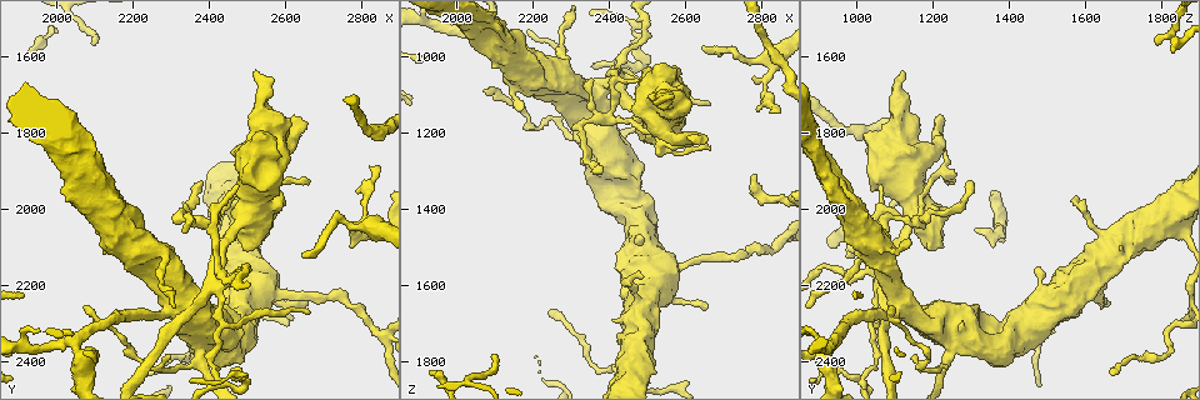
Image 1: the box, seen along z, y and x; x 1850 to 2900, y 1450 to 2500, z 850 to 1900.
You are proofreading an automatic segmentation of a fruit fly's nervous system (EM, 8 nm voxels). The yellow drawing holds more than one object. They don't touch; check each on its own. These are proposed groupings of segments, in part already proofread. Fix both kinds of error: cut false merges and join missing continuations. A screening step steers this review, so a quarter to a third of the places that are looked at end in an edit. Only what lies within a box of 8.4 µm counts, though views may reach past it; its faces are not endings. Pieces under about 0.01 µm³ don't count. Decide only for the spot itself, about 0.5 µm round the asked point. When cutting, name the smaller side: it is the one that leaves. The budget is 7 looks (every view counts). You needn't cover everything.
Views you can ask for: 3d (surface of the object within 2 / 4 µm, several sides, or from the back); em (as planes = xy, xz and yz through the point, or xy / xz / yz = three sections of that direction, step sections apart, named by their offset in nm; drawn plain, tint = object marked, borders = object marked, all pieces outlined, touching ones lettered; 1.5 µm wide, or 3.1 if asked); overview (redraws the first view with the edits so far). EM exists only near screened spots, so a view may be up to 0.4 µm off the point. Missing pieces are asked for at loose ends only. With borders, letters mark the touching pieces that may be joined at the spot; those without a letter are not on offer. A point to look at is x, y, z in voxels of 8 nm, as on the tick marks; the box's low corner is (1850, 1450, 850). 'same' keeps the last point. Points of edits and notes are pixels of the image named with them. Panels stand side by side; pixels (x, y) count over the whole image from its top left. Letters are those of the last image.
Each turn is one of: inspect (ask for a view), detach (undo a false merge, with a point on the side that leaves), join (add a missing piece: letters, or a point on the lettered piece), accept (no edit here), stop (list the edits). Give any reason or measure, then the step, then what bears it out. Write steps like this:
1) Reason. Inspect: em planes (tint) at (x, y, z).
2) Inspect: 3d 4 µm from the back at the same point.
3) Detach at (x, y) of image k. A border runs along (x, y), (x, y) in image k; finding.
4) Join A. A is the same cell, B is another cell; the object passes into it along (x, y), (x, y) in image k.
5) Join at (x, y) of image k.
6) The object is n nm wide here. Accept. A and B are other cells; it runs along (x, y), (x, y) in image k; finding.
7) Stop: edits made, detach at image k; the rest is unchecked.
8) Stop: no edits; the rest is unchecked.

Free end. Inspect: 3d 2 µm at (2645, 2125, 975).

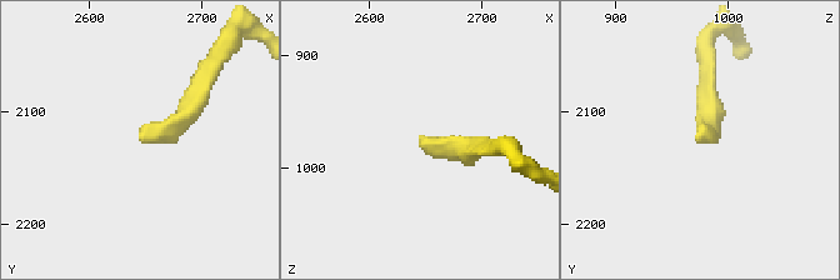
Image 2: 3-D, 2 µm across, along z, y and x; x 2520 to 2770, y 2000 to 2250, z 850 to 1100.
Inspect: em xy step 4 (tint) at (2644, 2124, 974).

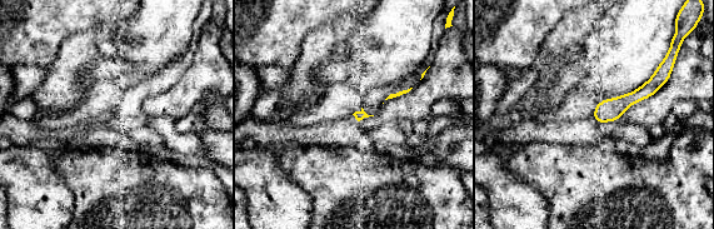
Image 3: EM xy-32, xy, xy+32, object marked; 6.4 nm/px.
Inspect: em planes (borders) at the same point.

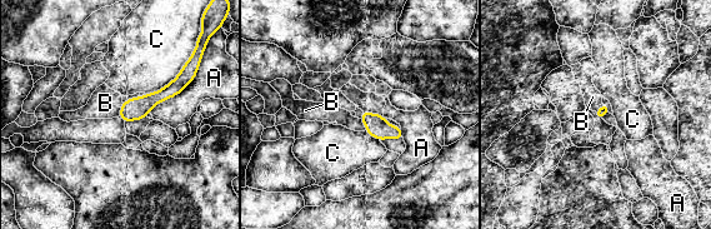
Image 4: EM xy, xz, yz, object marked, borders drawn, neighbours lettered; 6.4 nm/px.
The longest contact is with A, 400 nm. Join B. B is the same cell, A and C are other cells; the neuron continues.

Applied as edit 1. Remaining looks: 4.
Branch stops here. Inspect: 3d 2 µm at (2780, 2055, 1305).

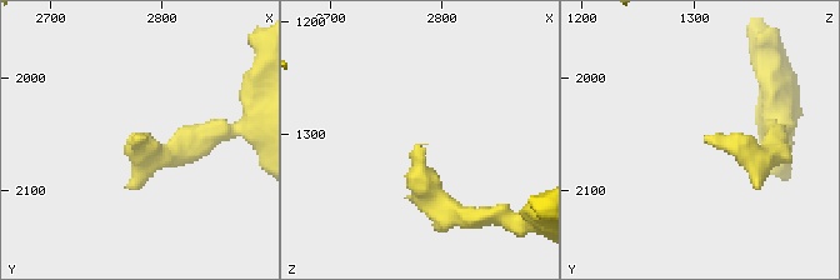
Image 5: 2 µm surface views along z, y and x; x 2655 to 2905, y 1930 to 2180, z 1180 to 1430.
Need the tissue. Inspect: em planes (borders) at (2786, 2052, 1310).

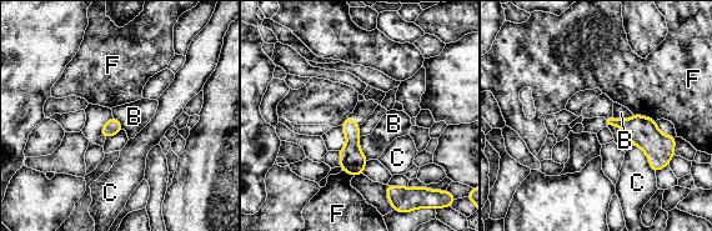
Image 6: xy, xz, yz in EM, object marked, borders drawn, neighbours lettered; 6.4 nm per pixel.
The longest contact is with C, 240 nm. Accept. B, C and F are other cells; none of them fits.

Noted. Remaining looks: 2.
An open end. Inspect: em planes (borders) at (2820, 1895, 1140).

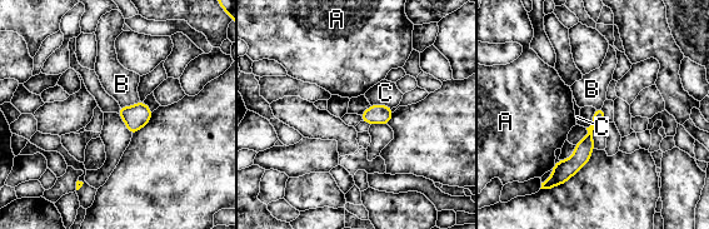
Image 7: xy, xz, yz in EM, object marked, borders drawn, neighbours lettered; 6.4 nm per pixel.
Accept. A, B and C are other cells; no lettered piece goes on from it.

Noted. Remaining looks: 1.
Stop: edits made, join at image 4; the rest is unchecked.

